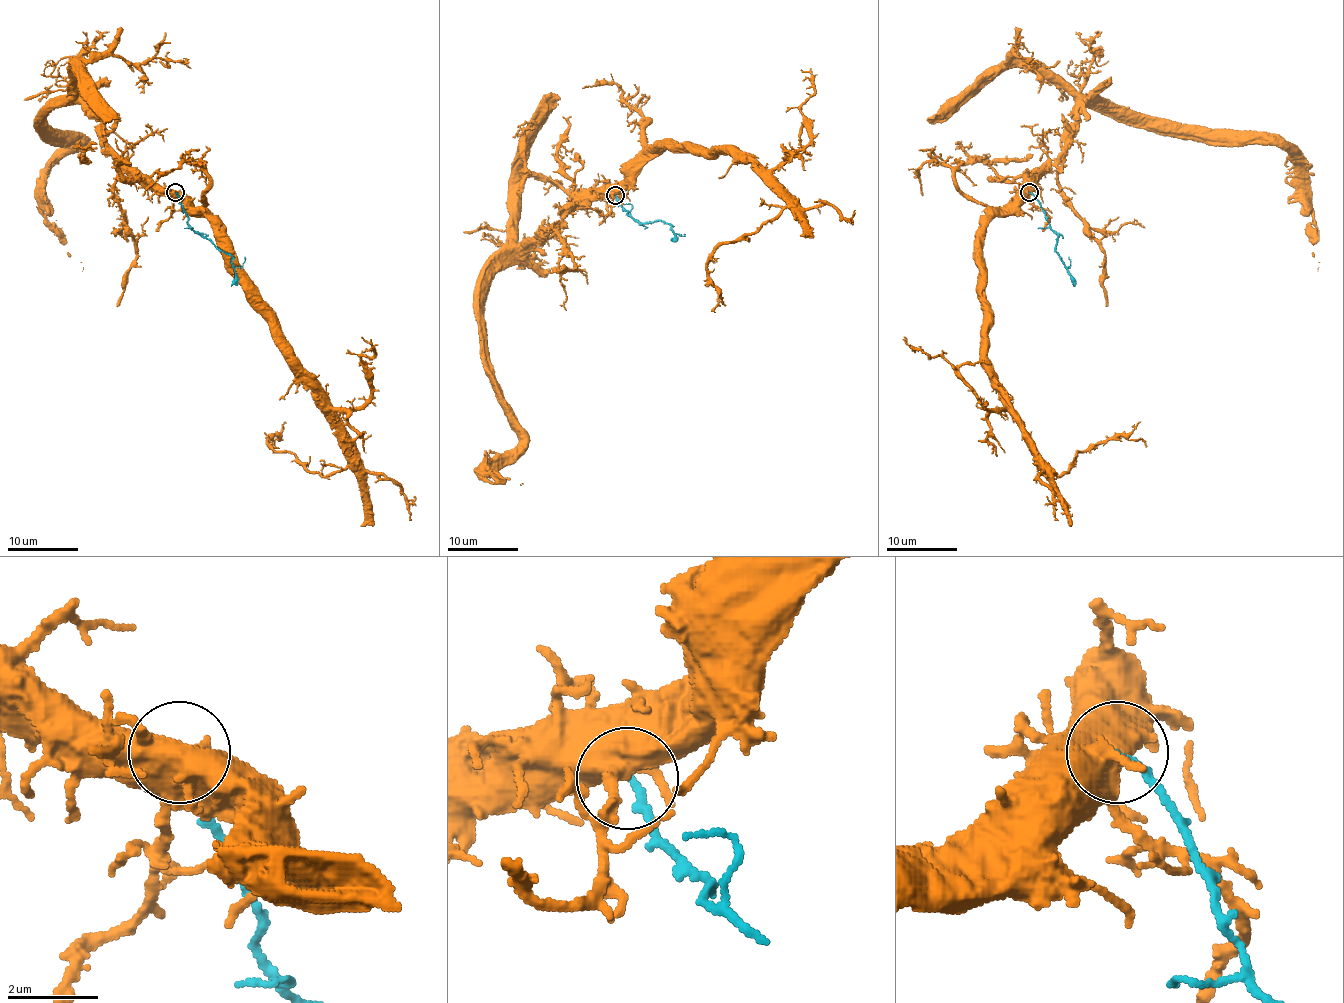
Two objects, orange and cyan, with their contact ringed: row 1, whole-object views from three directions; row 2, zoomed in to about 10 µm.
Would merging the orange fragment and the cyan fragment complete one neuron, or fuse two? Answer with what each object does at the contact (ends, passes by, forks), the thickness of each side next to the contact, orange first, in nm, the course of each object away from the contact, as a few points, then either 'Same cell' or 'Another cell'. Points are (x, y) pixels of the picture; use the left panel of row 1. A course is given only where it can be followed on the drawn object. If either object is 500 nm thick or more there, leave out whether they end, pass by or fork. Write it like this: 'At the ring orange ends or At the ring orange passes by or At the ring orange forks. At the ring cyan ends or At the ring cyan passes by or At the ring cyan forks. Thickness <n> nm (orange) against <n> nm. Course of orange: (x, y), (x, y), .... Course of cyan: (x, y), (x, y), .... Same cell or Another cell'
Thickness 550 nm (orange) against 170 nm. Course of orange: (176, 193), (145, 186), (83, 108), (59, 101), (46, 124), (80, 140), (43, 181), (43, 209), (82, 271). Course of cyan: (176, 191), (188, 225), (231, 257), (234, 282), (231, 285). Another cell

